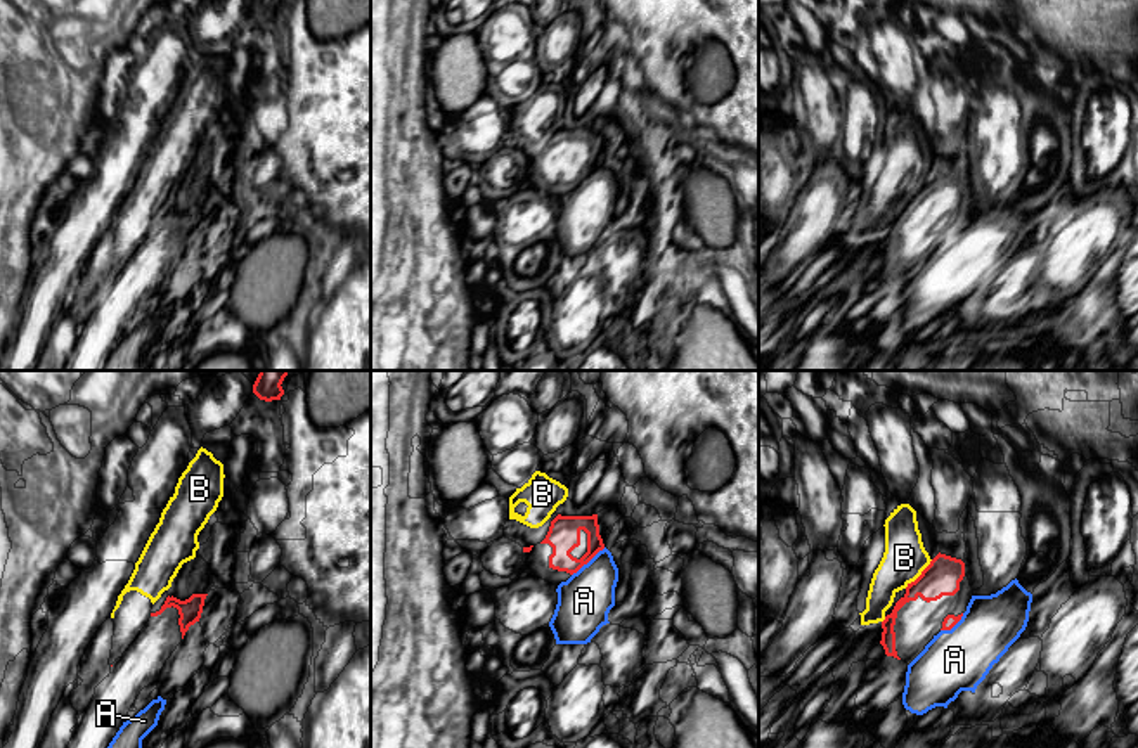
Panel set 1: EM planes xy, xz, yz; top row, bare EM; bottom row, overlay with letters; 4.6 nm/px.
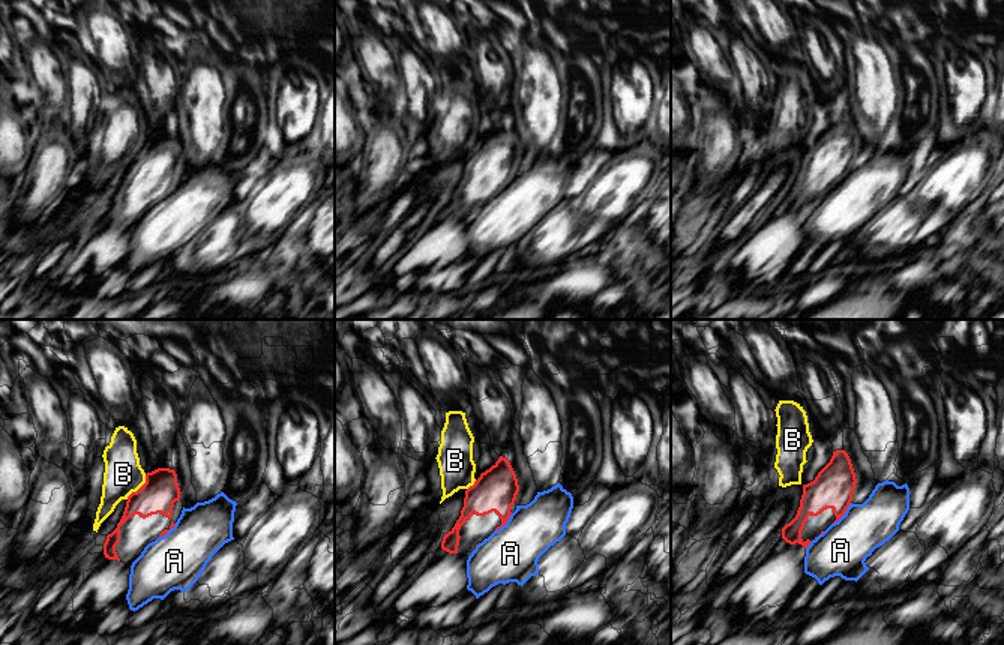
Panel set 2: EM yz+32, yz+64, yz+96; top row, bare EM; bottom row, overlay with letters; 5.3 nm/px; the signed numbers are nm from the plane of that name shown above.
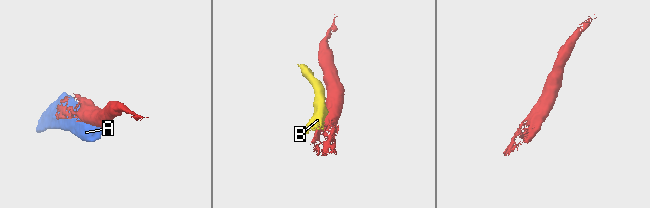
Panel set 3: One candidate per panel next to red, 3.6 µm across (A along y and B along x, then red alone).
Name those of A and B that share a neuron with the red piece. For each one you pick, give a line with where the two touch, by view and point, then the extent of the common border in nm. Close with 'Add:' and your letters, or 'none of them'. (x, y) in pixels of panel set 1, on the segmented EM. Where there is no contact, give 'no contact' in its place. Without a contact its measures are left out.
Add: none of them

